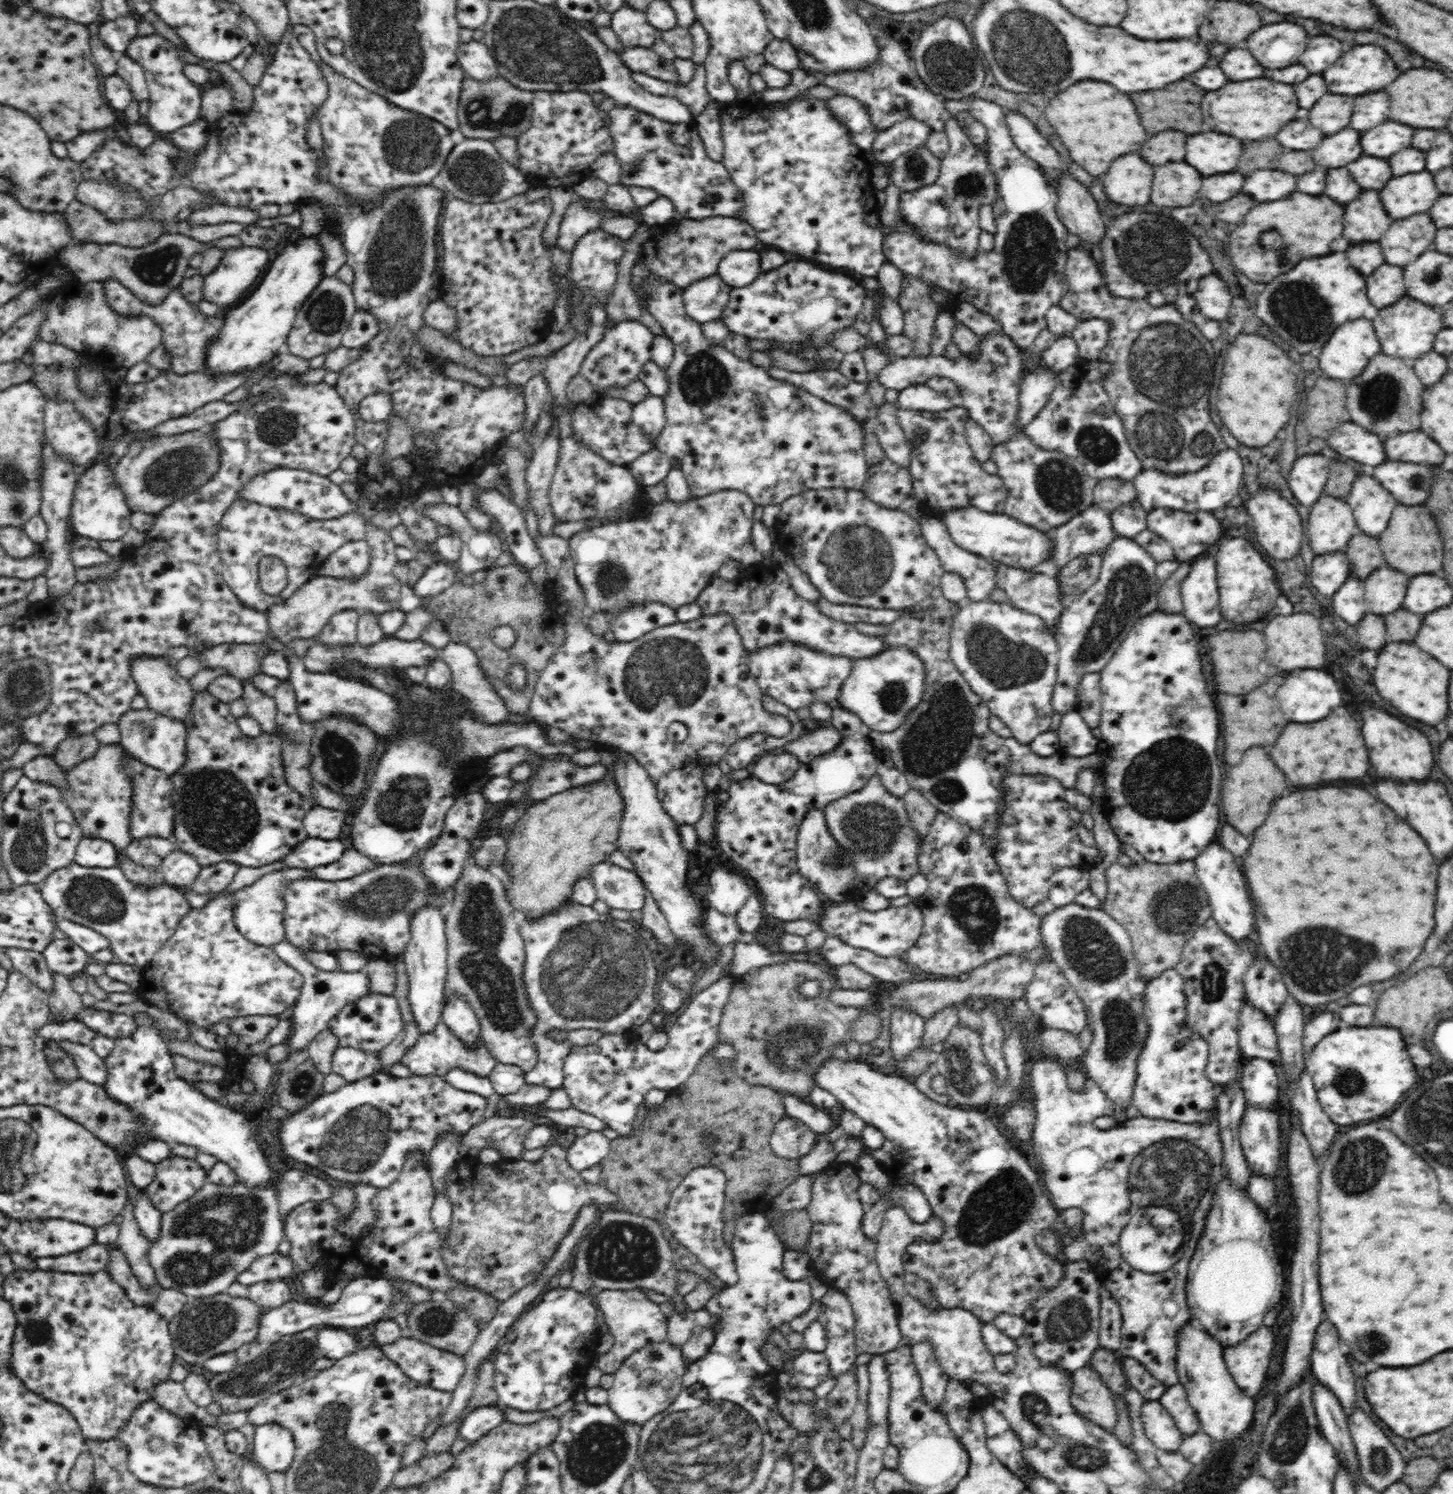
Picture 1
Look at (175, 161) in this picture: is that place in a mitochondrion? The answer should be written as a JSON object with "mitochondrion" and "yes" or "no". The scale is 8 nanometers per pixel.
{"mitochondrion":"no"}

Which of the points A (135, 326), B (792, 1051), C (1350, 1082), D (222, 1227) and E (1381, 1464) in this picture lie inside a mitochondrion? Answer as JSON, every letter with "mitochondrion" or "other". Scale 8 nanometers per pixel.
{"A":"other","B":"mitochondrion","C":"mitochondrion","D":"mitochondrion","E":"mitochondrion"}

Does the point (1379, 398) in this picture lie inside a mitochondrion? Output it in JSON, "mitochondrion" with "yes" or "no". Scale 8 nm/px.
{"mitochondrion":"yes"}

